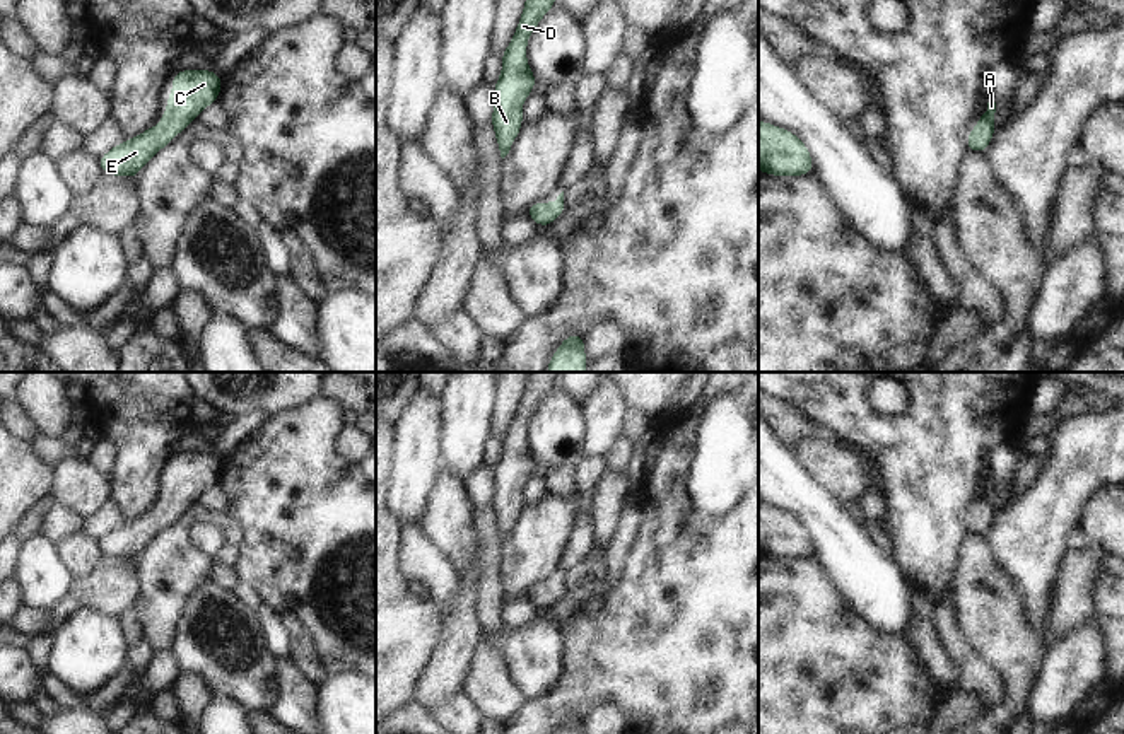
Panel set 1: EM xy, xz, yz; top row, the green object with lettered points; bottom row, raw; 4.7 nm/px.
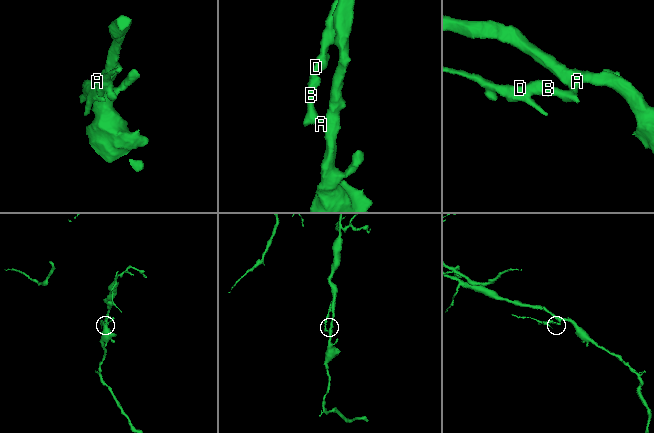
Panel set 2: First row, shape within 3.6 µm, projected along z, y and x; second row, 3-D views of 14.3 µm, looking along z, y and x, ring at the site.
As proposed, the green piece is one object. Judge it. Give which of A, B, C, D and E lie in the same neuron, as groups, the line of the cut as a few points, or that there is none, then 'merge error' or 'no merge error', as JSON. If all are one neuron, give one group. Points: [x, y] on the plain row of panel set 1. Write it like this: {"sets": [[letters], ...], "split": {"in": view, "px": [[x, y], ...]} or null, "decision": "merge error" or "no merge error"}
{"sets": [["A", "B", "C", "D", "E"]], "split": null, "decision": "no merge error"}

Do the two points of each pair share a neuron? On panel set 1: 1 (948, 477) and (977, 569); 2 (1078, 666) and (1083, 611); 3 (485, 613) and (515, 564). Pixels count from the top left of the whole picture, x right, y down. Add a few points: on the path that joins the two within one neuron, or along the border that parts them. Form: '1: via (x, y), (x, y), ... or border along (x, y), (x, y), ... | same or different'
1: border along (967, 533), (957, 572) | different
2: border along (1095, 617), (1047, 649) | different
3: border along (503, 545), (503, 596) | different

